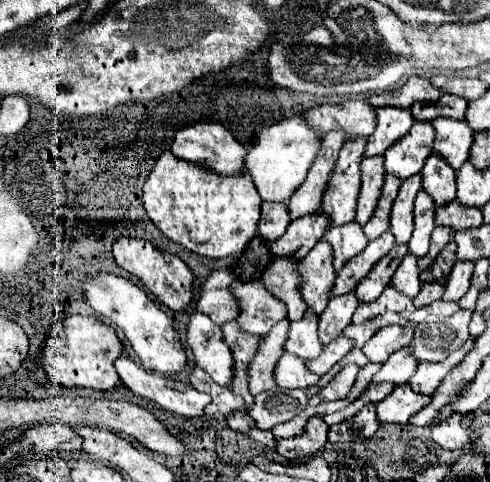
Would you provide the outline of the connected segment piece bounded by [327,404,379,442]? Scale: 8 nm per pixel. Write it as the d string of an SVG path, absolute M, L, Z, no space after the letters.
M367 404L359 414L351 420L335 424L329 428L329 442L353 442L353 440L367 440L379 430L379 422L375 416L375 406Z

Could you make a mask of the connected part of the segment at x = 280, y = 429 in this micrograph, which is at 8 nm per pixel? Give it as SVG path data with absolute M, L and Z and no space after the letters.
M309 410L297 414L297 416L295 416L293 420L289 420L289 422L277 424L275 428L271 428L271 432L273 432L275 438L291 438L291 436L299 436L299 434L303 432L307 420L309 420Z

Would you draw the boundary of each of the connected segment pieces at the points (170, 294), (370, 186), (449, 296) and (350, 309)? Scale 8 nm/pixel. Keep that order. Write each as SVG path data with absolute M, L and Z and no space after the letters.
M121 236L113 242L113 256L121 268L125 268L133 276L137 276L171 310L183 310L191 302L191 298L193 298L191 284L193 284L195 276L191 274L191 270L179 256L167 254L167 252L155 248L149 240L127 238L127 236Z
M373 156L373 158L365 158L361 162L361 192L357 198L357 214L355 214L355 222L365 226L367 220L373 216L371 212L375 212L377 200L381 196L381 186L383 186L383 156Z
M455 262L451 274L447 276L445 282L445 294L443 300L451 300L451 302L459 302L467 290L469 290L469 280L473 274L473 262Z
M353 292L329 300L325 312L319 316L319 340L323 340L323 344L329 344L341 336L341 332L351 324L357 304L359 302L355 300Z

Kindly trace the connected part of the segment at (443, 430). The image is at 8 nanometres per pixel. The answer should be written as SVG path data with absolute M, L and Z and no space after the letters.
M455 414L449 420L431 428L433 440L445 450L465 450L469 444L469 436L461 426L461 416Z

